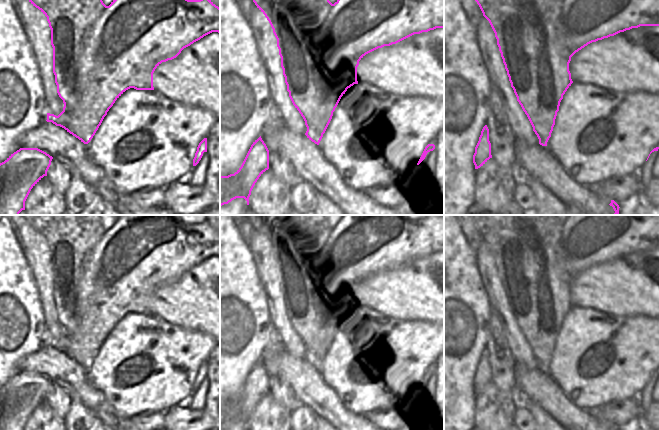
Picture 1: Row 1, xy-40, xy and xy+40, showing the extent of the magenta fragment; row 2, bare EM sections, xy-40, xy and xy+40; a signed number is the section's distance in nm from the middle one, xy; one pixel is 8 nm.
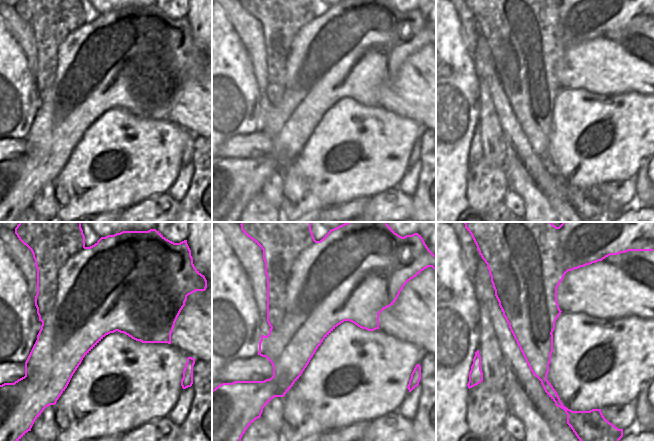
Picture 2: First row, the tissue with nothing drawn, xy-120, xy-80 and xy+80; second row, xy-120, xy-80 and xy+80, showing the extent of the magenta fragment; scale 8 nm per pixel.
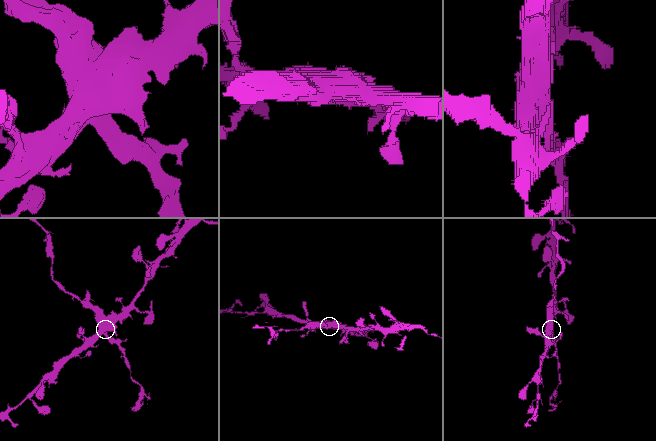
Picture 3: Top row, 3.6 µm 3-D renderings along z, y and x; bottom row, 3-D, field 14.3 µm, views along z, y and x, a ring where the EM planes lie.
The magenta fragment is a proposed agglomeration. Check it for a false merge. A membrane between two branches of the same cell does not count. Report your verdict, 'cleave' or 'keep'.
cleave

